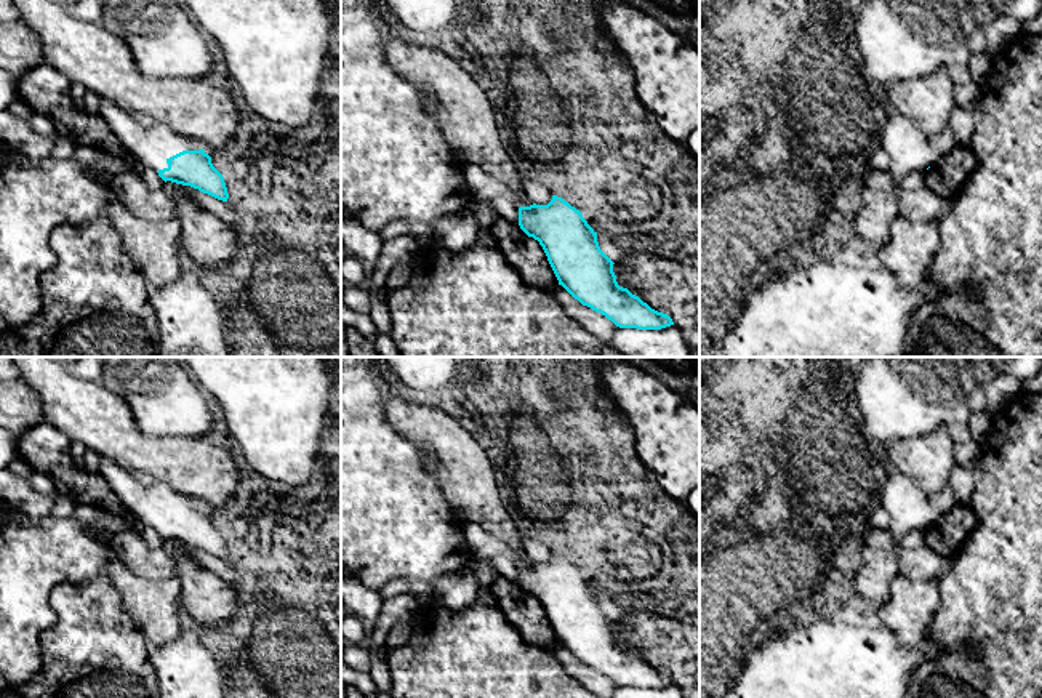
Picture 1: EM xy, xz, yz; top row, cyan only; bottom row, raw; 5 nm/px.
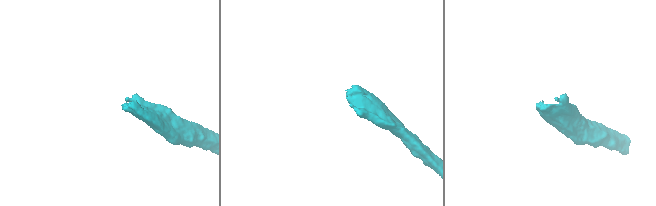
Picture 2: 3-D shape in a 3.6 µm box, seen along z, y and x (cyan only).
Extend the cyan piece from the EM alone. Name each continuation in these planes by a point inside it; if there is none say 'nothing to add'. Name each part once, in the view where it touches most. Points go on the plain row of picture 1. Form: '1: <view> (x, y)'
1: xy (151, 505)

